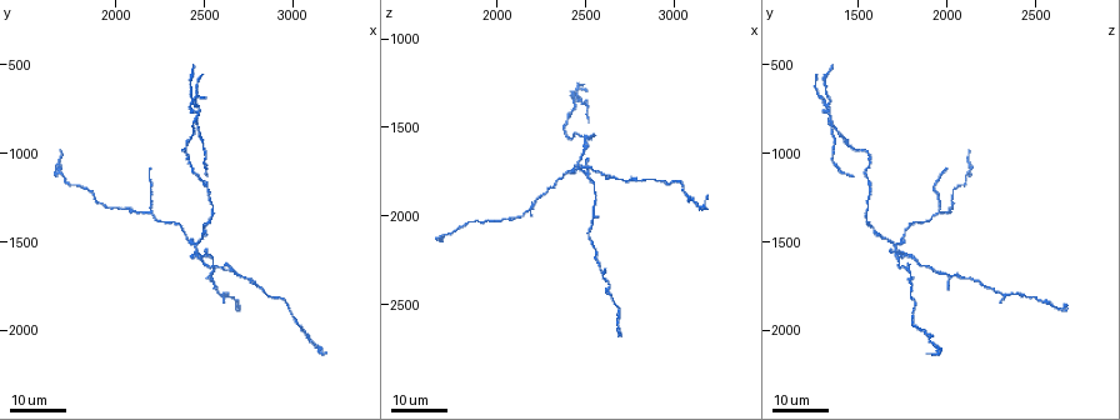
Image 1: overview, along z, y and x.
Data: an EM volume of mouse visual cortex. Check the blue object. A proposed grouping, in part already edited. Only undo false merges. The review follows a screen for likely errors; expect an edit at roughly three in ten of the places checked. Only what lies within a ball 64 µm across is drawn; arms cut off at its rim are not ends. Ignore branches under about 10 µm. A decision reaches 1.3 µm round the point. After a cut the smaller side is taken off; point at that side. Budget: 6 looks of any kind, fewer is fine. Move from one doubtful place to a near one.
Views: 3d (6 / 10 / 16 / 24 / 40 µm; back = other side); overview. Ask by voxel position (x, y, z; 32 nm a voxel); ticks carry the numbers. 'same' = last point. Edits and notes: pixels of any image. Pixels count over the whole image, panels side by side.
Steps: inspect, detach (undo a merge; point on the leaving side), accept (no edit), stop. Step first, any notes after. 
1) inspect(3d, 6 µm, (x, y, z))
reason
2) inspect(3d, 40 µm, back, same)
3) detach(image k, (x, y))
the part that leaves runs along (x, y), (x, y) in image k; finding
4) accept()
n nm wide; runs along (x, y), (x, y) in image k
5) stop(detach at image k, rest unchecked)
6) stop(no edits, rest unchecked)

inspect(3d, 24 µm, (2500, 1480, 1640))

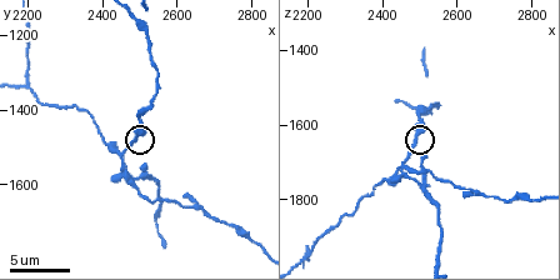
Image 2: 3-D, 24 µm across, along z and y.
inspect(3d, 10 µm, (2480, 1480, 1640))
zoom in

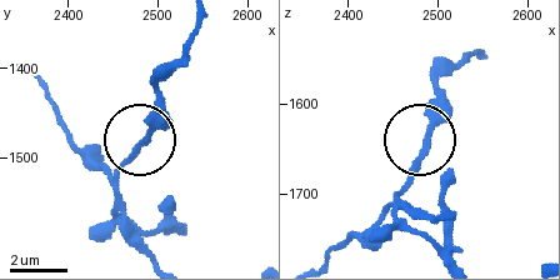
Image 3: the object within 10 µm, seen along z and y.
accept()
side arm 44 µm; continuous, no second neuron

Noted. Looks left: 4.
inspect(3d, 10 µm, (2550, 1660, 1920))

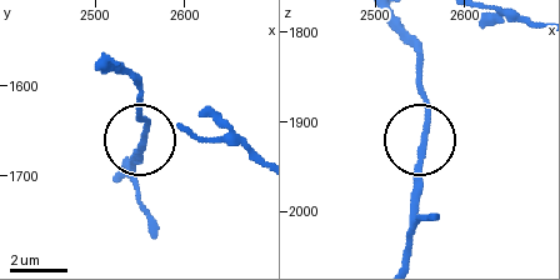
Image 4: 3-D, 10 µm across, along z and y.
accept()
runs along (391, 26), (420, 63), (426, 126), (420, 204) in image 4; one neuron here

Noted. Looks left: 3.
inspect(3d, 24 µm, (2580, 1800, 2300))
a narrow waist

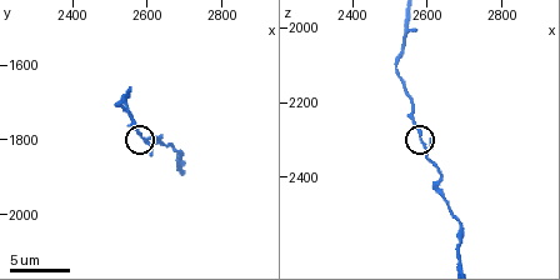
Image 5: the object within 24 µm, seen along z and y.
inspect(3d, 10 µm, (2580, 1780, 2300))

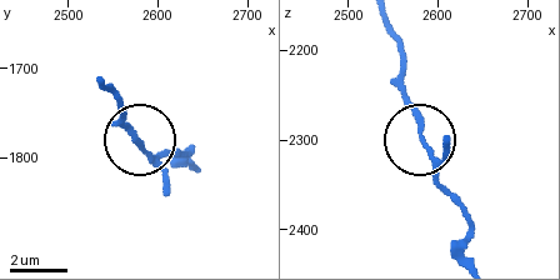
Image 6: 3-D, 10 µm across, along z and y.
accept()
all the same neuron

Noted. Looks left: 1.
stop(no edits, rest unchecked)

